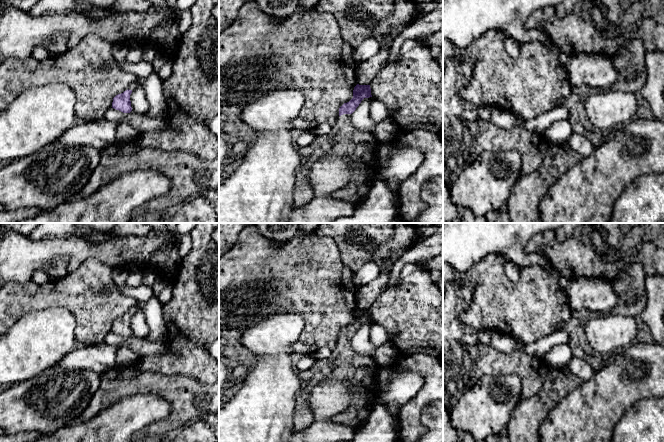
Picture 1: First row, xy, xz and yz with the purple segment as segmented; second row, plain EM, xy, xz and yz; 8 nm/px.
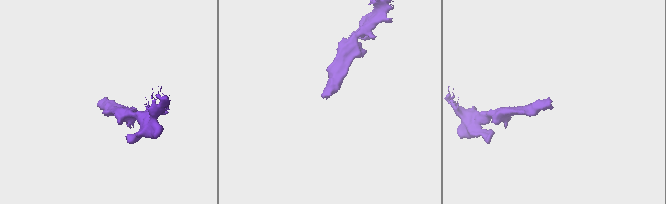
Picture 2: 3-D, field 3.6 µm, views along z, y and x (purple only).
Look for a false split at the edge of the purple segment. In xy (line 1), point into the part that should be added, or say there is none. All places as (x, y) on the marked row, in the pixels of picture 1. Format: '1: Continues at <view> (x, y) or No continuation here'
1: No continuation here

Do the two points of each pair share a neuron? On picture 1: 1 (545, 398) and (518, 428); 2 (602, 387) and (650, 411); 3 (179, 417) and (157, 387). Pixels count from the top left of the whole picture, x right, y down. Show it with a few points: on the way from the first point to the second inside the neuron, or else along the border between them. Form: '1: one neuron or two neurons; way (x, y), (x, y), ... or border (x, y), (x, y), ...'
1: one neuron; way (539, 405), (525, 421)
2: two neurons; border (653, 397), (639, 399), (619, 420)
3: one neuron; way (179, 408), (179, 404), (166, 391)

